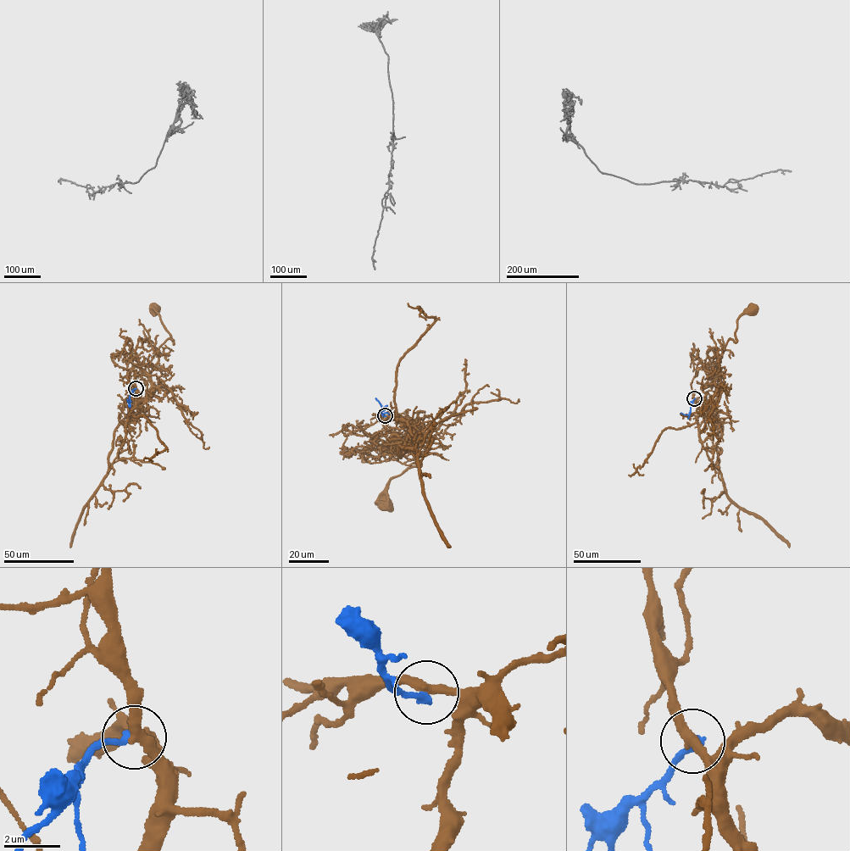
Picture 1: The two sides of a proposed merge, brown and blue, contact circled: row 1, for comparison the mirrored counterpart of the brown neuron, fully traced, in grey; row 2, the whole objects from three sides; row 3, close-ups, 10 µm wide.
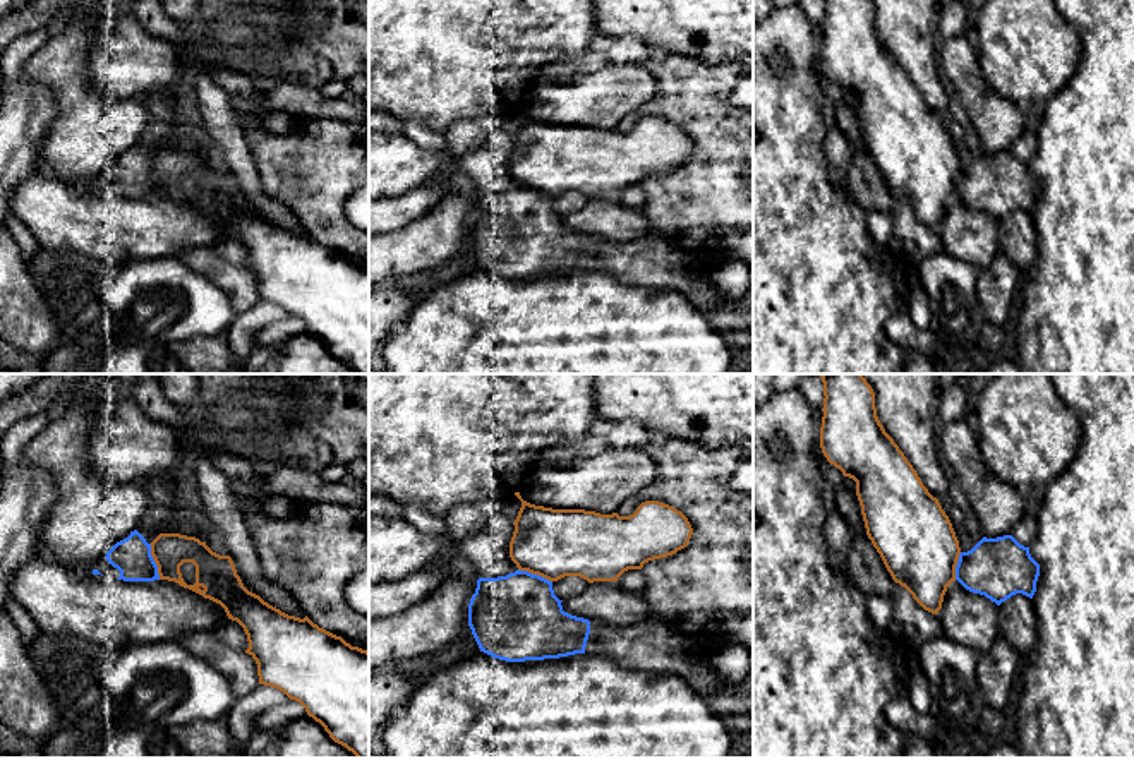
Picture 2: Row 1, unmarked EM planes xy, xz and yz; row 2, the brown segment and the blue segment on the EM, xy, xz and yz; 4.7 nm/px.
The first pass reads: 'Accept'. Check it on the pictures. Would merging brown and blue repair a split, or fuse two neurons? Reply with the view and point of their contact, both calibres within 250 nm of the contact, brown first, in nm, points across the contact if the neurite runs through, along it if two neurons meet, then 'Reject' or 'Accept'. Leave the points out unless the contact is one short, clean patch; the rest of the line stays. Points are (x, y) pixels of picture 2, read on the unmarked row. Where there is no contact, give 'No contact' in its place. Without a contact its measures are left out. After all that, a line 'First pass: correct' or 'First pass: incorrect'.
Touches brown at xy (155, 177). Thickness 170 nm (brown) against 180 nm. Boundary: xy (150, 160), (150, 170), (160, 194). Reject
First pass: incorrect

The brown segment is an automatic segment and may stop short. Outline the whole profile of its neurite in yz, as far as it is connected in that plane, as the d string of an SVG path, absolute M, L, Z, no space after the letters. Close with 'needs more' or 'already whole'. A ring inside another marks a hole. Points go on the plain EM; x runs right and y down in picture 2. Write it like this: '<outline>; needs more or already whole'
M823 0L823 12L820 43L820 63L823 72L830 81L839 84L844 93L856 98L856 111L861 122L866 151L880 170L892 196L904 202L925 226L938 230L947 202L956 197L956 182L961 170L959 156L949 132L880 39L875 24L875 9L870 0Z; already whole

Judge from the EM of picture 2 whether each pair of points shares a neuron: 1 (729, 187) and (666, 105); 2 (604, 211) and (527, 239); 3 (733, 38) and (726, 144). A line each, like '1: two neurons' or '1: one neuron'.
1: one neuron
2: two neurons
3: two neurons

